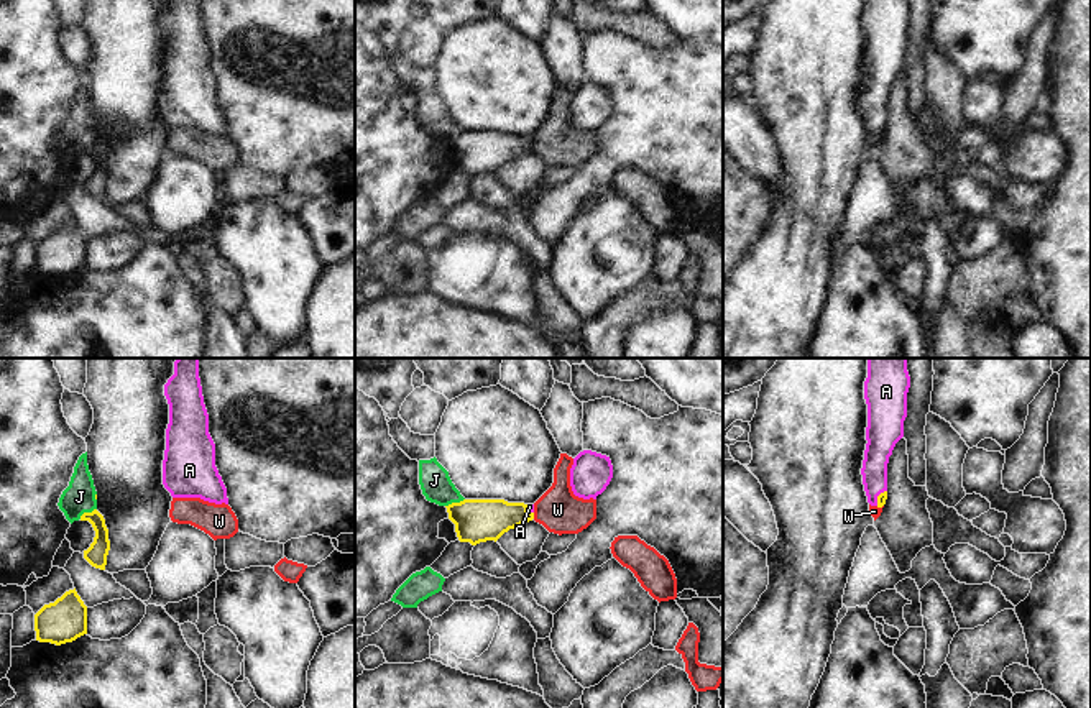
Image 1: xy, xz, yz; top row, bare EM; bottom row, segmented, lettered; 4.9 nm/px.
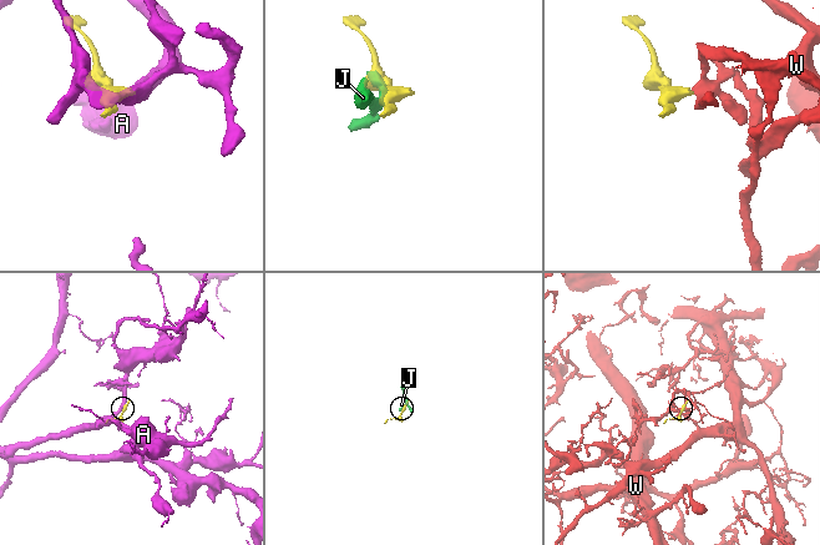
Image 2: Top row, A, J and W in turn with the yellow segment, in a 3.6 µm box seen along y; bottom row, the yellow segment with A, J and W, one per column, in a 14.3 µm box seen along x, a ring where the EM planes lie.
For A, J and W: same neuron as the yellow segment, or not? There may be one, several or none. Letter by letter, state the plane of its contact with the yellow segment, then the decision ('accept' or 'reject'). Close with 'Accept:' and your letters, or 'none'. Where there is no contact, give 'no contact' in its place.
A: yz | accept
J: xz | reject
W: xz | reject
Accept: A

